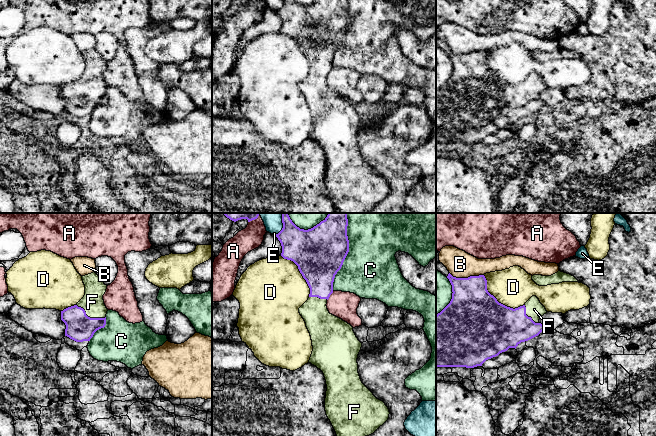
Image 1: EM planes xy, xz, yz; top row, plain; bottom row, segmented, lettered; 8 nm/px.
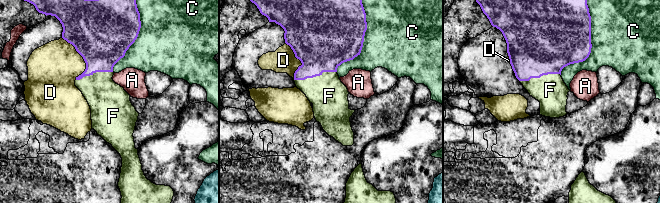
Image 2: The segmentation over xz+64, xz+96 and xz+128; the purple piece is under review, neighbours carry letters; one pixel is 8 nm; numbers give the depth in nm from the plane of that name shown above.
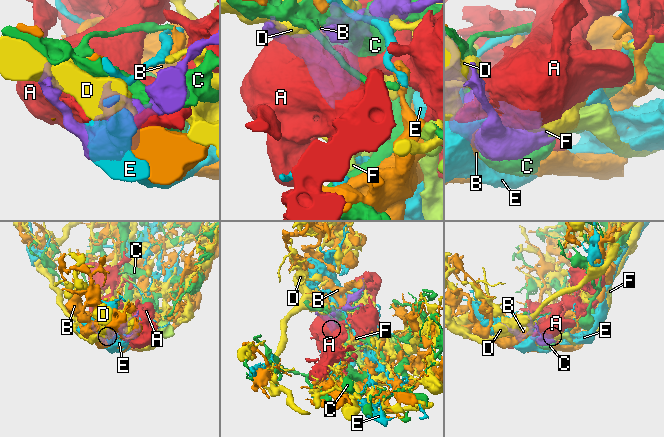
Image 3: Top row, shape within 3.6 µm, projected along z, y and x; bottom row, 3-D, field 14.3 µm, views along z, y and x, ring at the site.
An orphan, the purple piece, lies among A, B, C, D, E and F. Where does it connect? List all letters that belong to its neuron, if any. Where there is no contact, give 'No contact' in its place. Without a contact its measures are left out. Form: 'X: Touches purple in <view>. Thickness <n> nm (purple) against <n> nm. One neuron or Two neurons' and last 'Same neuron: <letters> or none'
A: Touches purple in xz. Thickness 300 nm (purple) against 220 nm. Two neurons
B: Touches purple in yz. Thickness 380 nm (purple) against 220 nm. Two neurons
C: Touches purple in xz. Thickness 420 nm (purple) against 460 nm. Two neurons
D: Touches purple in yz. Thickness 500 nm (purple) against 320 nm. Two neurons
E: Touches purple in xz. Thickness 300 nm (purple) against 90 nm. Two neurons
F: Touches purple in xy. Thickness 220 nm (purple) against 170 nm. One neuron
Same neuron: F

